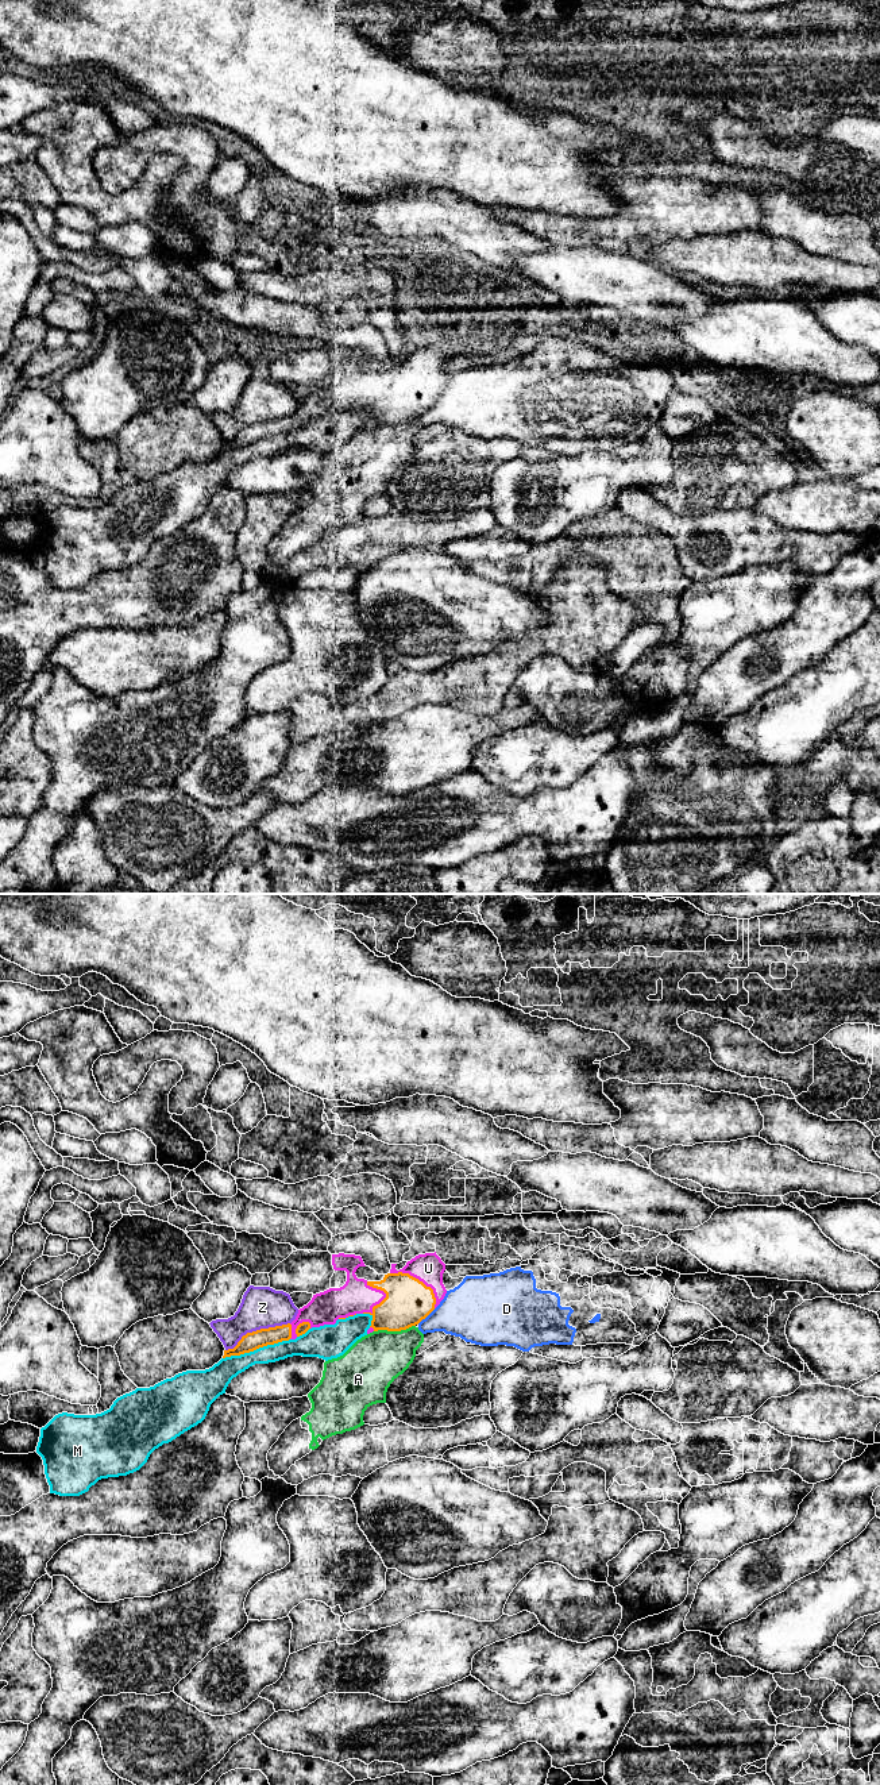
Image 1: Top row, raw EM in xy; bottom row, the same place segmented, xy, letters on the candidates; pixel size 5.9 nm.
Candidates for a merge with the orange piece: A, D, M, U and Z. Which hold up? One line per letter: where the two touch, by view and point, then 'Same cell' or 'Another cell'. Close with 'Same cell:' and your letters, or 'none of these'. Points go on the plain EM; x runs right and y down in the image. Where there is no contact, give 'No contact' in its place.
A: Touches orange at xy (394, 423). Another cell
D: Touches orange at xy (425, 409). Another cell
M: Touches orange at xy (255, 442). Another cell
U: Touches orange at xy (419, 373). Same cell
Z: Touches orange at xy (257, 423). Another cell
Same cell: U

